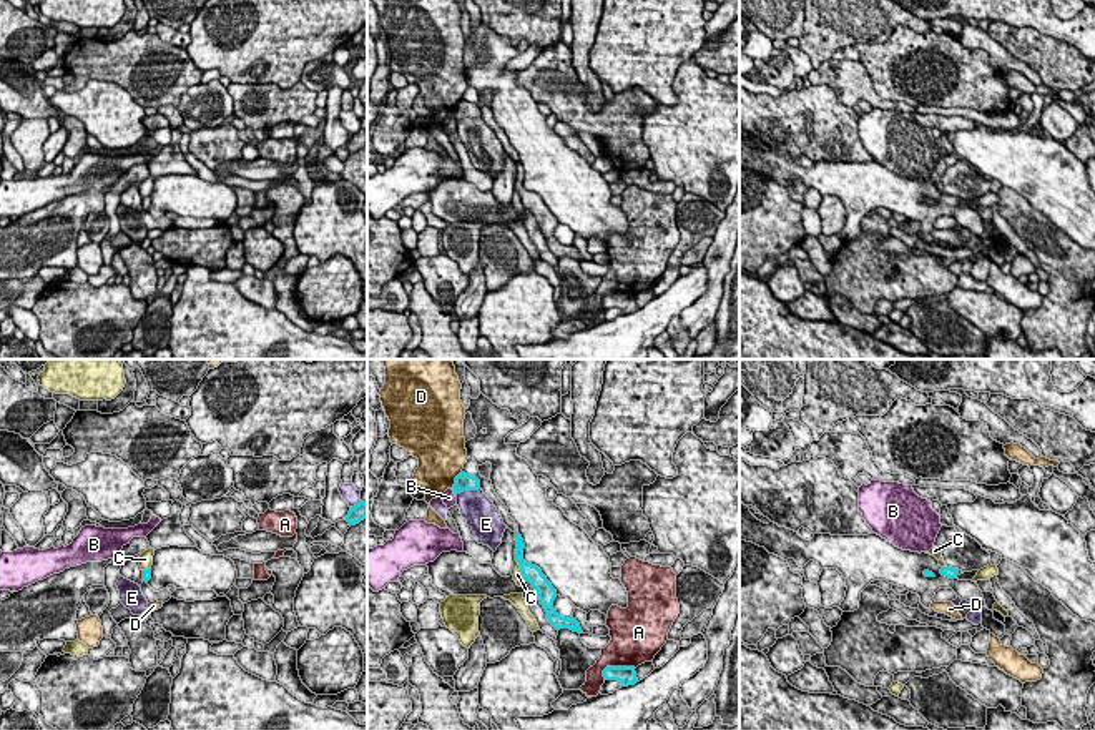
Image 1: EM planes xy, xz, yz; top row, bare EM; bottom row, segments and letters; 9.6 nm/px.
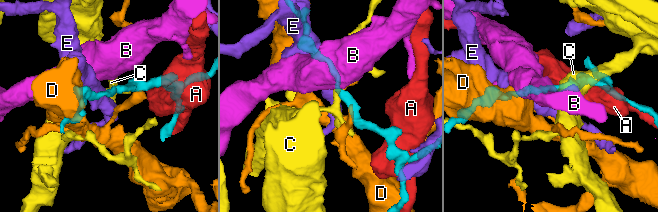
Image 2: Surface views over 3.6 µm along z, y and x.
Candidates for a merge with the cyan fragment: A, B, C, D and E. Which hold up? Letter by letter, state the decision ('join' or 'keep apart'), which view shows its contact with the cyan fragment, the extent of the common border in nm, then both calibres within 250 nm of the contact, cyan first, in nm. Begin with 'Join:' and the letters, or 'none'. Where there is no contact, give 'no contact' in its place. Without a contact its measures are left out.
Join: none
A: keep apart; meets cyan in xz; contact 340 nm long; 180 nm thick on the cyan side, 400 nm on the other
B: keep apart; meets cyan in xz; contact 80 nm long; 160 nm thick on the cyan side, 130 nm on the other
C: keep apart; meets cyan in xz; contact 240 nm long; 170 nm thick on the cyan side, 100 nm on the other
D: keep apart; meets cyan in xz; contact 200 nm long; 160 nm thick on the cyan side, 440 nm on the other
E: keep apart; meets cyan in xz; contact 260 nm long; 160 nm thick on the cyan side, 320 nm on the other

